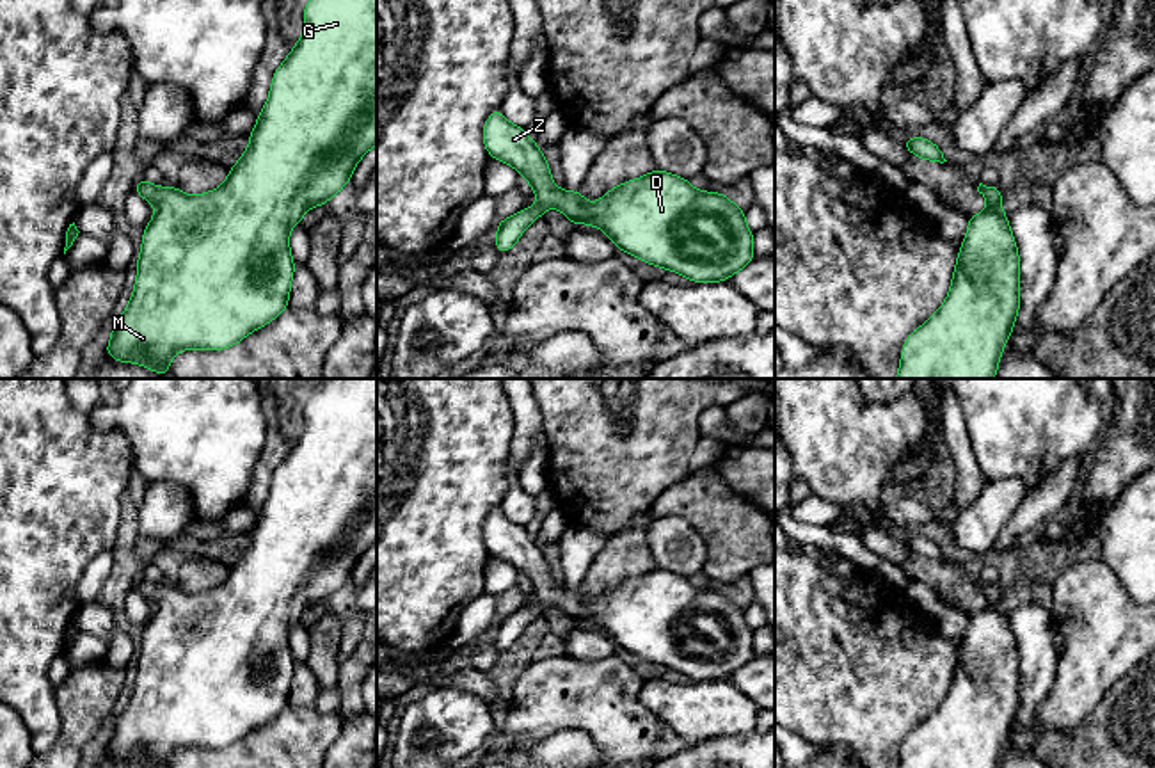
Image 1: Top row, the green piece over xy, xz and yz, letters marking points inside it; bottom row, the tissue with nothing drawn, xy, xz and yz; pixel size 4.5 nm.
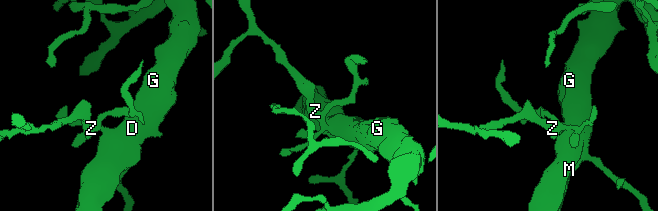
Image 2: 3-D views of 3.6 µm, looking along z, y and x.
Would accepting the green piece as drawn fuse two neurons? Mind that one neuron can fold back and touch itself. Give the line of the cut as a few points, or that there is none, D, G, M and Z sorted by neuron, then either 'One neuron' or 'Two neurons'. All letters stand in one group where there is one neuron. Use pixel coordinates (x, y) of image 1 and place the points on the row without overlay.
No split. Groups: D G M Z. One neuron

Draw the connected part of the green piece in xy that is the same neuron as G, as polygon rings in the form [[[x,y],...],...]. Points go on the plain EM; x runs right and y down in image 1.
[[[325,379],[304,405],[304,432],[295,441],[290,453],[275,468],[270,494],[258,514],[256,524],[249,532],[249,546],[242,556],[229,567],[227,578],[215,588],[188,594],[178,585],[158,585],[140,576],[133,588],[149,603],[156,604],[151,620],[144,626],[140,652],[137,660],[137,679],[133,693],[121,715],[114,718],[112,736],[105,750],[119,761],[137,761],[149,768],[169,768],[169,759],[181,748],[222,748],[236,743],[247,732],[275,718],[288,708],[291,676],[295,660],[290,651],[290,628],[300,624],[300,619],[313,604],[331,599],[352,578],[357,560],[377,544],[377,379]]]

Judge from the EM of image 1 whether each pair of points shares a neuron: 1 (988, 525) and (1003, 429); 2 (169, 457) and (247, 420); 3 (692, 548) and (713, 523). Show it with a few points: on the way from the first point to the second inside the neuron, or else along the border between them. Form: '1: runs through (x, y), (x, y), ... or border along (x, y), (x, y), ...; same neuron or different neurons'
1: border along (988, 480), (1019, 479), (1029, 491); different neurons
2: runs through (189, 438), (207, 420), (228, 420); same neuron
3: border along (663, 518), (681, 518), (702, 539), (702, 571); different neurons

